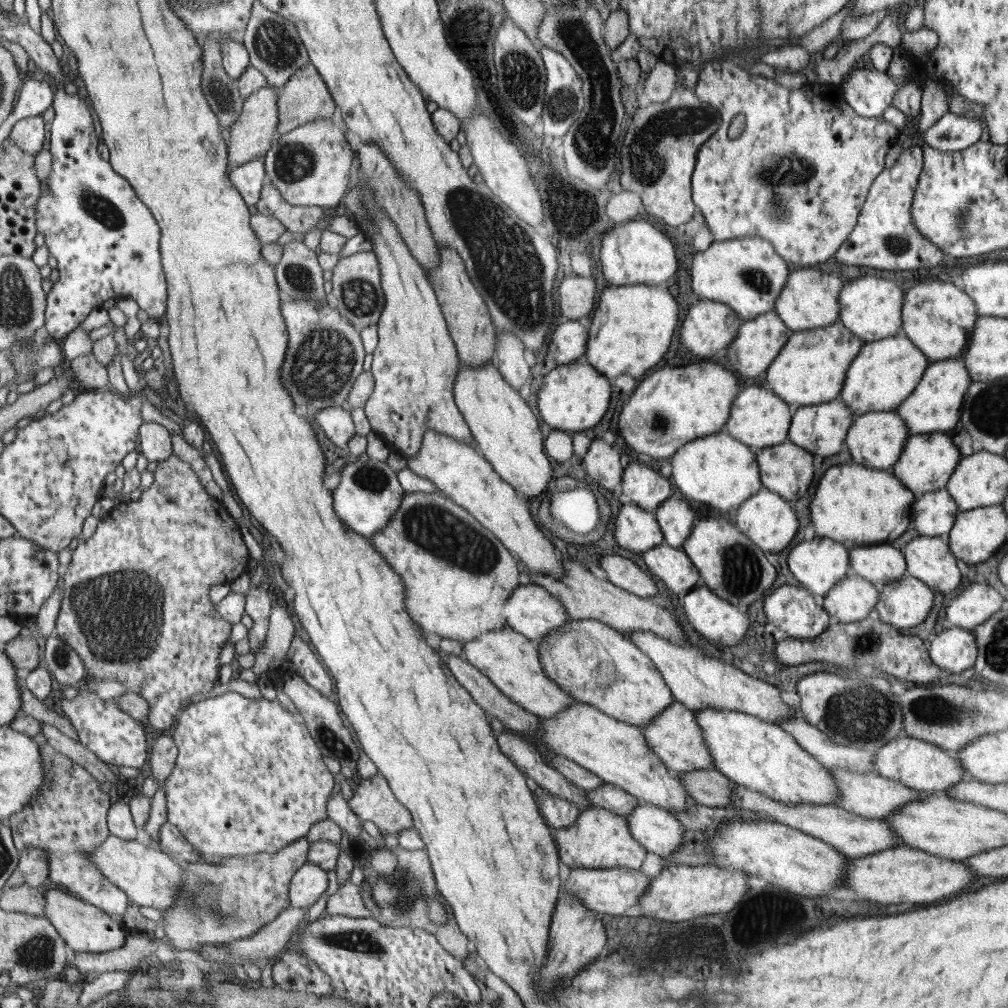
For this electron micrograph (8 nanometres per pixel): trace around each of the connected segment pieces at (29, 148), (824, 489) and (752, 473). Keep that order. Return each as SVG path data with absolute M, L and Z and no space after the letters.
M38 115L19 120L5 141L18 145L24 152L36 155L42 149L44 138L46 138L44 118Z
M852 462L852 464L830 468L822 476L810 504L810 521L818 536L826 536L836 542L842 542L849 552L862 544L864 546L891 544L908 530L908 525L912 522L912 505L915 500L916 496L913 492L896 478L892 470L872 469Z
M718 432L703 437L700 440L694 440L692 444L686 443L680 447L674 455L670 457L672 465L672 482L676 484L676 488L684 494L684 498L688 500L696 500L704 506L710 504L708 508L718 508L718 510L732 510L732 508L739 508L739 506L756 495L762 484L760 484L760 477L758 476L758 465L756 464L757 456L752 454L750 446L744 444L743 441L736 440L735 437L730 436L727 432Z

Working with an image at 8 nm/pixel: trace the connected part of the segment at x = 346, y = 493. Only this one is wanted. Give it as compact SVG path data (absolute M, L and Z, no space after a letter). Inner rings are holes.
M356 461L345 465L340 484L333 490L334 506L340 521L360 536L369 538L388 528L392 516L402 507L406 490L399 483L398 473L386 461Z

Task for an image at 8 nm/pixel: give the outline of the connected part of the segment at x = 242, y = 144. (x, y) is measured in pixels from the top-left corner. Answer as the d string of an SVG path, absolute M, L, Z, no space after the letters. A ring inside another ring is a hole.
M269 85L260 88L260 91L246 98L246 103L243 105L243 114L239 116L238 122L232 123L227 128L232 167L236 168L251 160L258 159L260 154L271 150L271 144L279 128L278 99L278 88Z

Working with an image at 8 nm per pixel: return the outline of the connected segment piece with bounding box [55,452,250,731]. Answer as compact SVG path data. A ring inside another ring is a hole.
M171 452L166 460L157 464L153 473L153 483L148 489L142 491L140 499L116 504L108 517L98 523L96 532L91 538L80 539L80 544L72 552L72 562L66 566L65 574L62 576L62 579L64 579L64 594L61 598L61 609L55 627L57 636L72 647L72 651L76 651L80 655L89 678L94 678L94 680L118 680L128 687L128 691L141 694L150 705L147 718L148 724L163 731L174 724L174 720L177 719L183 707L187 706L183 705L182 702L186 702L188 698L192 698L196 694L210 692L214 688L216 680L218 680L218 668L220 668L218 658L220 658L220 650L222 650L224 642L230 636L231 624L227 620L215 616L215 602L210 599L210 592L217 585L230 582L230 580L235 581L238 576L246 573L246 568L249 568L248 560L250 560L250 556L248 556L246 544L240 536L240 530L236 526L237 523L226 512L225 506L222 506L220 502L216 502L204 490L200 478L194 474L194 470L190 468L188 462L181 460L176 453ZM134 664L138 664L140 672L132 670Z

